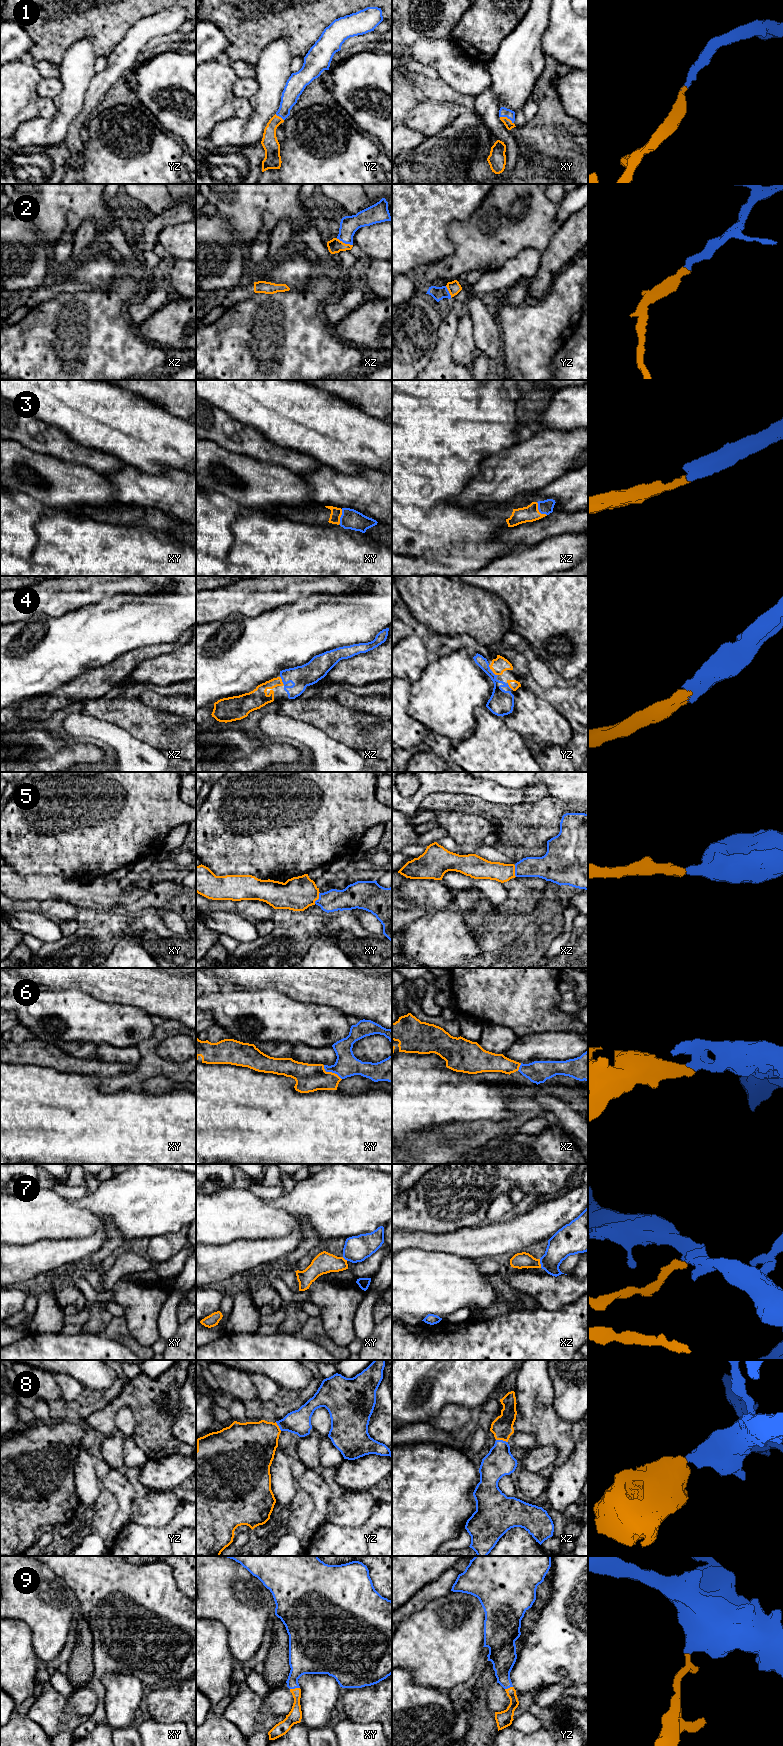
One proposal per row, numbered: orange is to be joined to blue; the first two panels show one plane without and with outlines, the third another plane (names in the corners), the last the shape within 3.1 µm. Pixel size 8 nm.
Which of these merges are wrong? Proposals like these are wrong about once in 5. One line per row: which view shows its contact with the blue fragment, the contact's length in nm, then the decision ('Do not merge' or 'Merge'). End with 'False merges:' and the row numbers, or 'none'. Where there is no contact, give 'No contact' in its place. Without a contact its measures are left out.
1: Touches blue in xy. Shared border 130 nm. Merge
2: Touches blue in xz. Shared border 150 nm. Merge
3: Touches blue in xz. Shared border 140 nm. Merge
4: Touches blue in xz. Shared border 80 nm. Merge
5: Touches blue in xy. Shared border 100 nm. Merge
6: Touches blue in xy. Shared border 190 nm. Merge
7: Touches blue in xz. Shared border 70 nm. Do not merge
8: Touches blue in xz. Shared border 100 nm. Merge
9: Touches blue in xy. Shared border 80 nm. Merge
False merges: 7

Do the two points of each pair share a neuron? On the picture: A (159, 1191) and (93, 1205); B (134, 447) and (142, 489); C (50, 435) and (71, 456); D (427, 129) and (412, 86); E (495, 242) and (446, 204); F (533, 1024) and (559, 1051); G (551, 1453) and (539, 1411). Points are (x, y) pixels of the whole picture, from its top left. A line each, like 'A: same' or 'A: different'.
A: same
B: different
C: same
D: different
E: different
F: different
G: different

